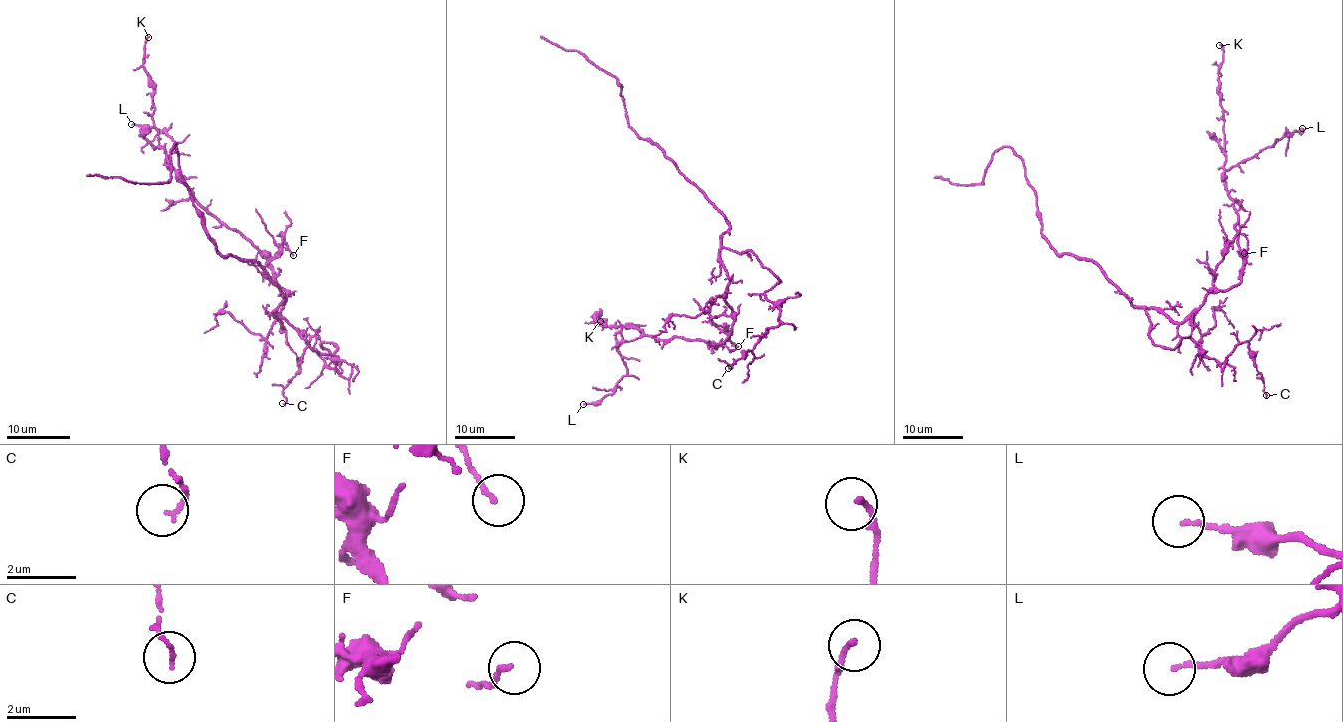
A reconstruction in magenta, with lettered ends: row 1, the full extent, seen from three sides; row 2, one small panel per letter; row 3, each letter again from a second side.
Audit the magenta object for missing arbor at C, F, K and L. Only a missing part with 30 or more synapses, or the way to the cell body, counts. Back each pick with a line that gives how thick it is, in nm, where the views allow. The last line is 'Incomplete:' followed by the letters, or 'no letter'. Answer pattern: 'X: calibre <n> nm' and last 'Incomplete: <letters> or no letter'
Incomplete: no letter

